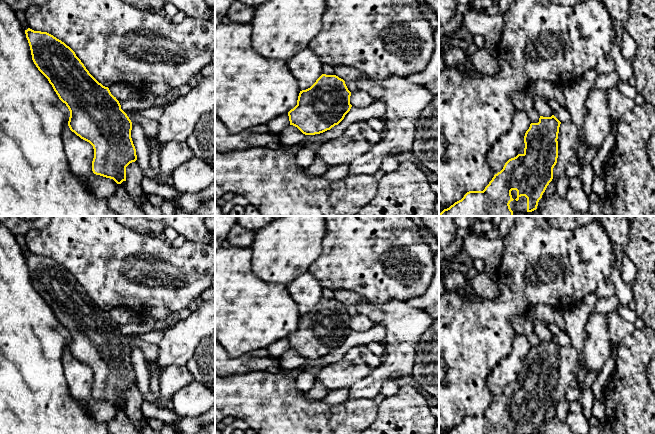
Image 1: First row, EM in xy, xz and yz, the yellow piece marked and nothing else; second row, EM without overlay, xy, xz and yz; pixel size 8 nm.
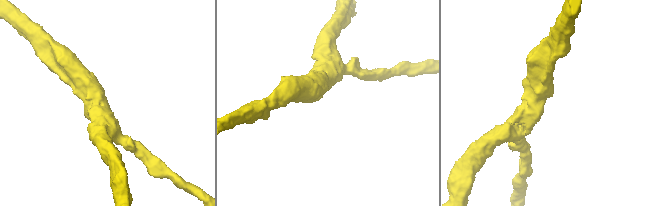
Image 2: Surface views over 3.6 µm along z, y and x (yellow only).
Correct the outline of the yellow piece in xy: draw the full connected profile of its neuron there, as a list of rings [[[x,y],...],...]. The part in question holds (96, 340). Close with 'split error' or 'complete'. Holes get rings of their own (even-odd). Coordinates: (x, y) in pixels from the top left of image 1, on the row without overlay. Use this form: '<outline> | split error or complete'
[[[30,252],[25,254],[25,258],[34,288],[70,335],[70,354],[93,370],[93,397],[113,403],[117,408],[126,405],[126,391],[137,384],[137,379],[131,362],[132,346],[121,333],[119,325],[108,311],[89,297],[75,276],[64,266],[47,256]]] | complete

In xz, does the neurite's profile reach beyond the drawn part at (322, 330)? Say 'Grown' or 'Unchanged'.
Unchanged

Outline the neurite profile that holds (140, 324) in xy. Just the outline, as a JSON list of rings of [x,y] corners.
[[[185,308],[178,312],[174,312],[164,320],[156,320],[151,317],[136,315],[135,318],[127,325],[120,325],[125,334],[140,334],[151,331],[166,331],[178,321],[186,319],[193,308]]]

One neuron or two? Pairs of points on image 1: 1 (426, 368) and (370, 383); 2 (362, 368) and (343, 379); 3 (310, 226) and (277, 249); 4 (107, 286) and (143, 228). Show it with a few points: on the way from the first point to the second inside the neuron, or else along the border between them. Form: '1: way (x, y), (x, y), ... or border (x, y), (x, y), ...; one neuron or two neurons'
1: border (416, 349), (414, 364), (410, 373); two neurons
2: way (357, 369), (348, 374); one neuron
3: way (302, 231), (285, 248); one neuron
4: border (125, 226), (141, 233), (153, 233), (162, 236); two neurons

